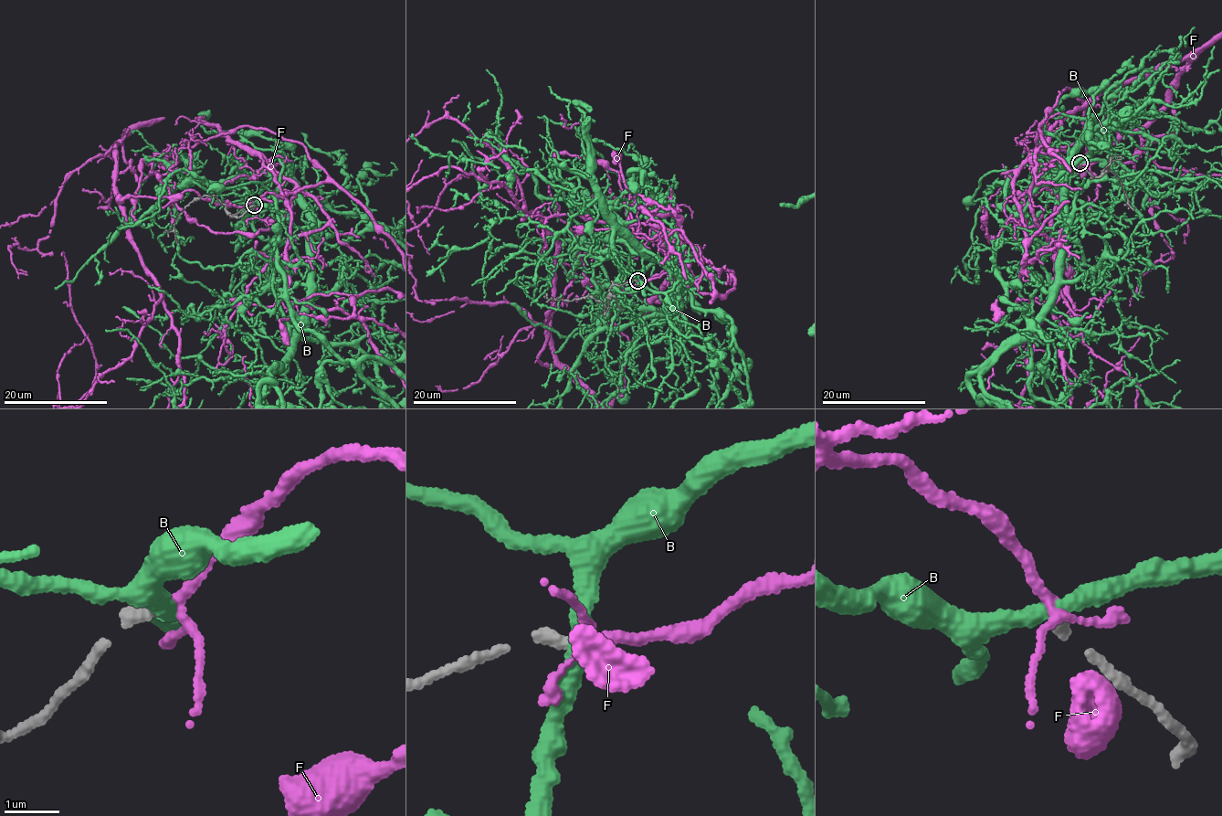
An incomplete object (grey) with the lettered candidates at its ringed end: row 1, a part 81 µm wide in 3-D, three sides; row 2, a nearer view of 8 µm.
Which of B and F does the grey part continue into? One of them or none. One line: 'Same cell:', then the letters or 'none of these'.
Same cell: F

